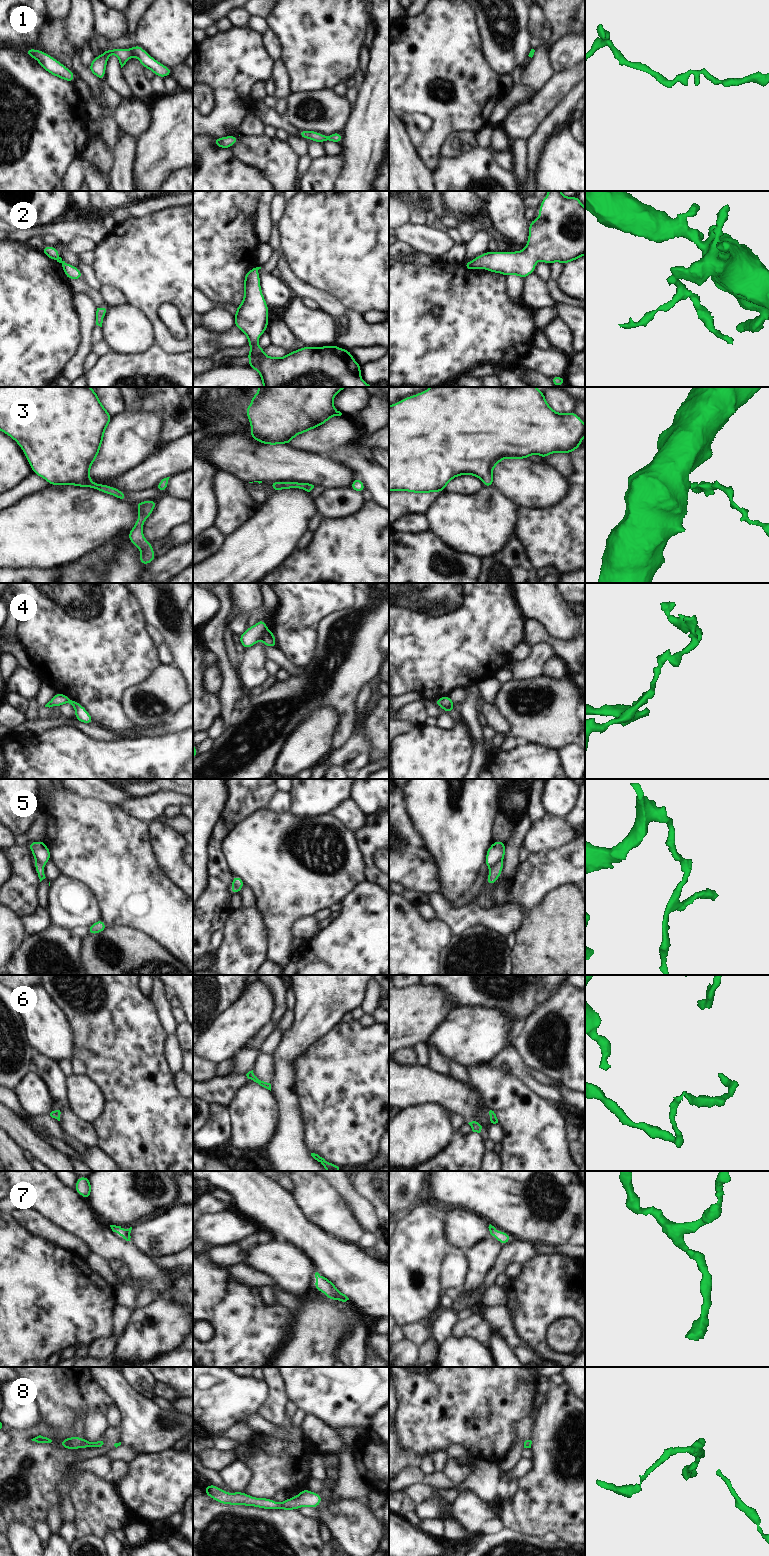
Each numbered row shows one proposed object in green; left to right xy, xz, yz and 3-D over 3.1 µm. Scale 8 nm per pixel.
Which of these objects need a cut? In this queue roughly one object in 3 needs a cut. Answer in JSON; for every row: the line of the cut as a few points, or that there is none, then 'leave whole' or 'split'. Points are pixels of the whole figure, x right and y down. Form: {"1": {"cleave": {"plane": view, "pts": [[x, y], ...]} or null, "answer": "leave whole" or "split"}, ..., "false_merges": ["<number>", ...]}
{"1": {"cleave": null, "answer": "leave whole"}, "2": {"cleave": {"plane": "yz", "pts": [[469, 262], [474, 269]]}, "answer": "split"}, "3": {"cleave": null, "answer": "leave whole"}, "4": {"cleave": {"plane": "xz", "pts": [[267, 629], [260, 638]]}, "answer": "split"}, "5": {"cleave": {"plane": "yz", "pts": [[499, 862], [490, 868]]}, "answer": "split"}, "6": {"cleave": null, "answer": "leave whole"}, "7": {"cleave": null, "answer": "leave whole"}, "8": {"cleave": null, "answer": "leave whole"}, "false_merges": ["2", "4", "5"]}

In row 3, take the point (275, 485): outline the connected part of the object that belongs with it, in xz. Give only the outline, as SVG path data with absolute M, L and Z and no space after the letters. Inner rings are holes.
M272 481L270 482L270 486L275 492L278 492L283 489L297 489L297 488L310 492L314 488L314 485L312 484L295 481L284 481L284 482Z

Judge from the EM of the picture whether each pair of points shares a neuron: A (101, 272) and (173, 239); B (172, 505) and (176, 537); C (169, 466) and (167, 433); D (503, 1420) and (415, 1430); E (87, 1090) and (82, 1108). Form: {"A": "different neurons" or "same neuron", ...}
{"A": "same neuron", "B": "different neurons", "C": "different neurons", "D": "same neuron", "E": "same neuron"}

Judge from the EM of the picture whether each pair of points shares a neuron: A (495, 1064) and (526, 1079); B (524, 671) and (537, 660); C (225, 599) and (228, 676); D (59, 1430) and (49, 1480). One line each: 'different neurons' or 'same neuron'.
A: same neuron
B: same neuron
C: same neuron
D: different neurons

